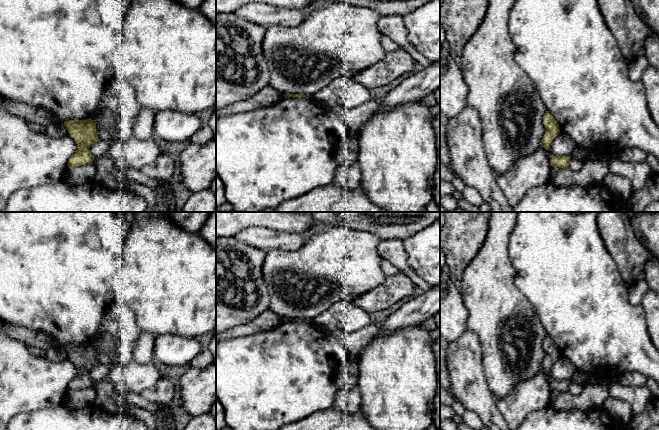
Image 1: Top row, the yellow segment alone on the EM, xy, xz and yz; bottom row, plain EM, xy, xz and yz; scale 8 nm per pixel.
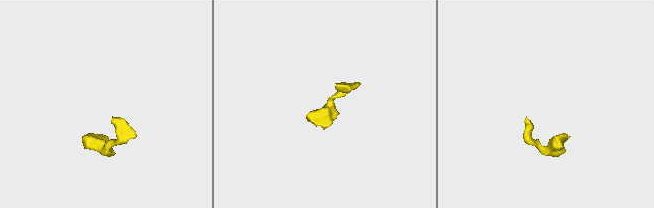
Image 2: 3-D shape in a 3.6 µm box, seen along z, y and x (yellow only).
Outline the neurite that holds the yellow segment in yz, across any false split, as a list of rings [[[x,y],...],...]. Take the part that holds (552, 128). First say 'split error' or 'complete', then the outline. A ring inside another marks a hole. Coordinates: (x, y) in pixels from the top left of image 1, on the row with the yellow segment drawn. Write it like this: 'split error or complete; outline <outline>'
complete; outline [[[548,111],[543,117],[543,124],[546,128],[546,132],[542,138],[541,145],[546,150],[549,150],[553,139],[560,133],[560,129],[556,120]]]

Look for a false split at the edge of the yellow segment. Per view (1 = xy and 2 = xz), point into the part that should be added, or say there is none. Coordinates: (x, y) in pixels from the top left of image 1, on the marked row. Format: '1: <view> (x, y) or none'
1: none
2: none

